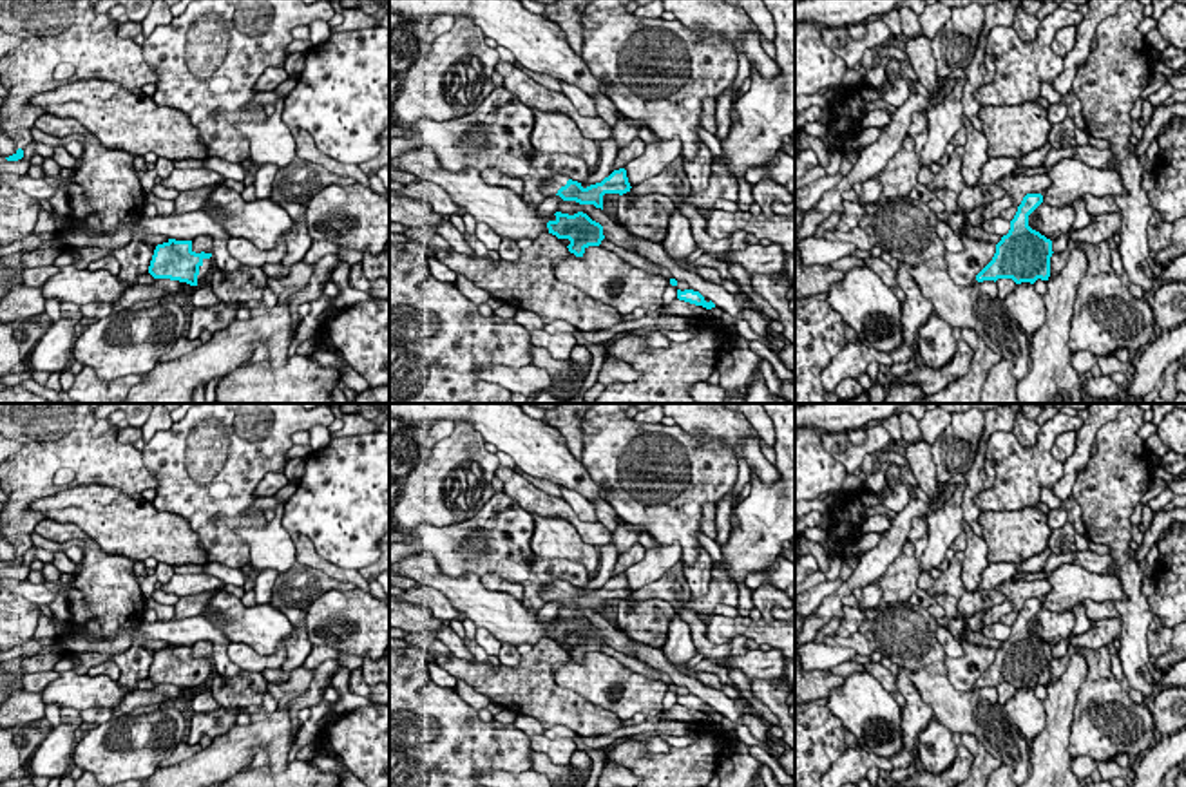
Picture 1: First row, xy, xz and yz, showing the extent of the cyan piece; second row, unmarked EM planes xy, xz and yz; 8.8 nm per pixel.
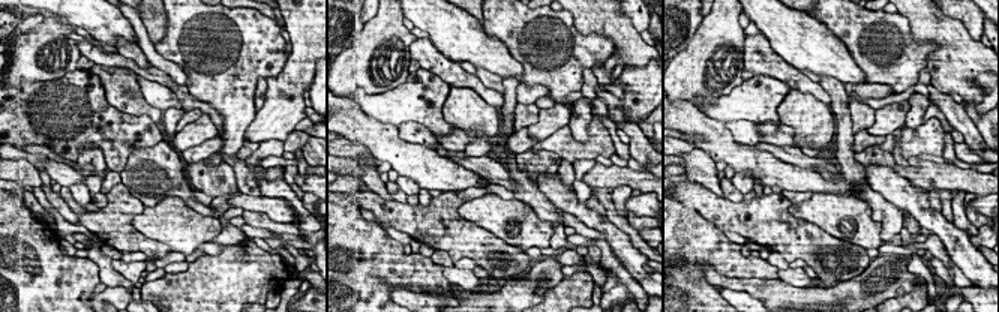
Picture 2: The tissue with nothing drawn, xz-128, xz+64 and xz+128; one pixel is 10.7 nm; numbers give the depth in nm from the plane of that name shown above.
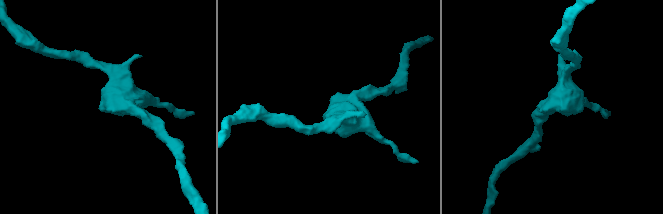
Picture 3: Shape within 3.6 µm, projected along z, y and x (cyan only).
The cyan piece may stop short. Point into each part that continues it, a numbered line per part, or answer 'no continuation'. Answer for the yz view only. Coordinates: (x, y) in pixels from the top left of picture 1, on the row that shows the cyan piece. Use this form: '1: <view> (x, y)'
no continuation

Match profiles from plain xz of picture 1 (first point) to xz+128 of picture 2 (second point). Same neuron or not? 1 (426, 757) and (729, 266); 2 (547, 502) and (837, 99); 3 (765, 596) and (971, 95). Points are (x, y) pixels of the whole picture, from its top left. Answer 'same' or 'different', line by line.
1: same
2: different
3: different

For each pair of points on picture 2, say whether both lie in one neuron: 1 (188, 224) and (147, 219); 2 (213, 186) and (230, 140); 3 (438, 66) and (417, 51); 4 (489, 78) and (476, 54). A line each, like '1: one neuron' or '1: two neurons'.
1: one neuron
2: two neurons
3: one neuron
4: two neurons

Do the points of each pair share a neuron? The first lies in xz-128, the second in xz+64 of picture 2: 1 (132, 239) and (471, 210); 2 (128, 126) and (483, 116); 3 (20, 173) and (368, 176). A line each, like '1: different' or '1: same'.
1: different
2: different
3: different

